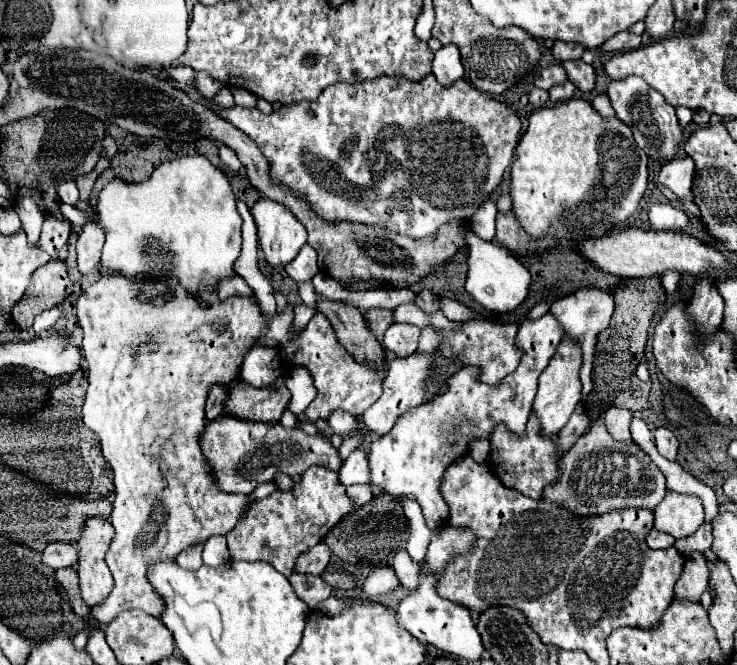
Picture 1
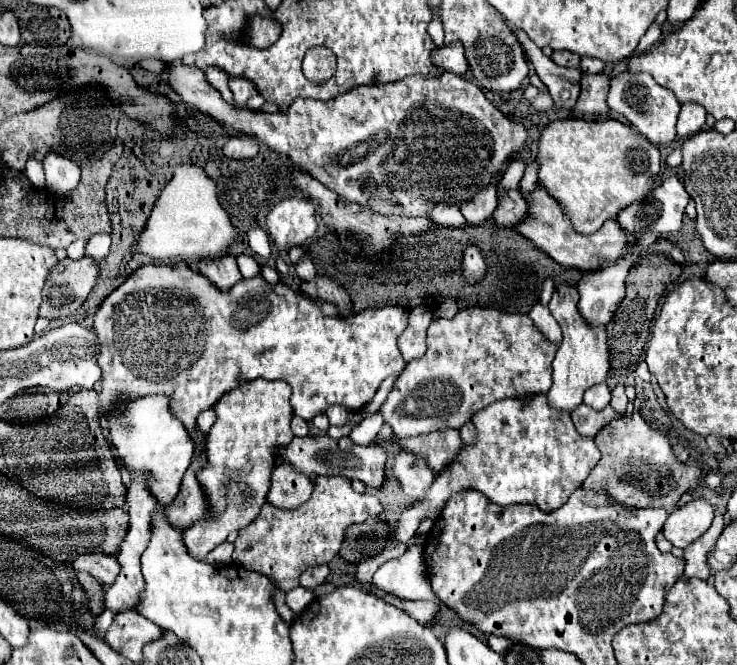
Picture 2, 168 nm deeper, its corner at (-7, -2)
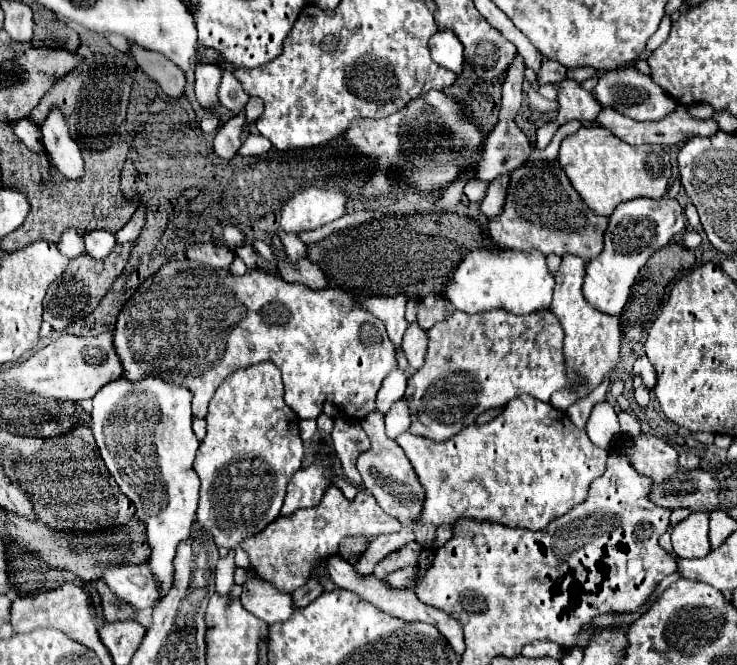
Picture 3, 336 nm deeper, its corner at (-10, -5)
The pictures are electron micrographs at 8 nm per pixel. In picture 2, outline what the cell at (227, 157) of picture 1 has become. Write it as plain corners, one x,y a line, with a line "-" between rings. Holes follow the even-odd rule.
233,137
223,147
223,155
229,159
253,159
259,151
259,145
247,137

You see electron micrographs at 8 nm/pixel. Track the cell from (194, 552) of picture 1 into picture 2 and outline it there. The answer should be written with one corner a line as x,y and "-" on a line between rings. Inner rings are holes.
253,379
239,385
237,389
231,389
215,405
217,421
207,433
205,443
209,463
199,473
199,481
207,491
207,499
213,499
211,519
207,519
207,523
195,523
195,527
183,533
185,547
193,559
205,561
207,553
223,543
231,531
249,525
265,503
271,469
275,465
273,451
275,447
287,445
293,439
293,407
289,397
289,383

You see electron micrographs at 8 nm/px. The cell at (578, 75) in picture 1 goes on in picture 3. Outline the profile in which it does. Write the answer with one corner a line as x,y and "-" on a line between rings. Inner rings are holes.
678,104
674,114
668,114
664,120
658,120
658,122
636,122
632,118
626,118
622,114
618,114
616,110
612,108
602,108
602,114
598,114
596,118
604,128
608,130
614,130
614,134
618,134
618,138
622,138
624,142
632,144
632,146
642,146
642,144
664,144
664,146
678,146
682,144
686,138
694,138
694,136
700,136
700,138
710,138
718,132
718,124
710,118
710,120
698,120
698,118
692,118
688,108

